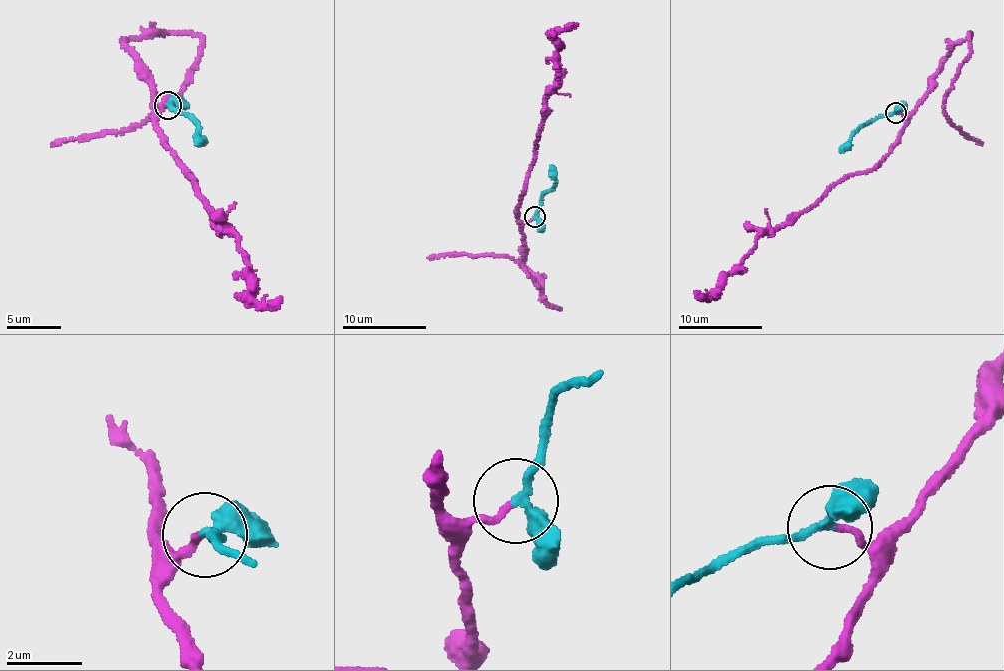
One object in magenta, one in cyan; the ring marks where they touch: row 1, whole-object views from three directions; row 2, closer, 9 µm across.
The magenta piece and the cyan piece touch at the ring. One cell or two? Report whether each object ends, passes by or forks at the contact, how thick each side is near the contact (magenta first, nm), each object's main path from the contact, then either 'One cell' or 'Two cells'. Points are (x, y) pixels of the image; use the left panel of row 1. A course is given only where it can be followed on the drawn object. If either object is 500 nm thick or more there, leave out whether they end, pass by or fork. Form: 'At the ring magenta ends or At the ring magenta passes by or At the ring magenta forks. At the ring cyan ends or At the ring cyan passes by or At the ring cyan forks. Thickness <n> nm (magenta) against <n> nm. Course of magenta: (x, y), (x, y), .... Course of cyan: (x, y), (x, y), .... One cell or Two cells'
At the ring magenta ends. At the ring cyan passes by. Thickness 180 nm (magenta) against 320 nm. Course of magenta: (166, 106), (155, 129), (218, 228), (228, 229), (246, 262), (254, 298), (267, 306), (278, 304), (280, 297). Course of cyan: (168, 105), (170, 103), (196, 124), (197, 144). One cell

